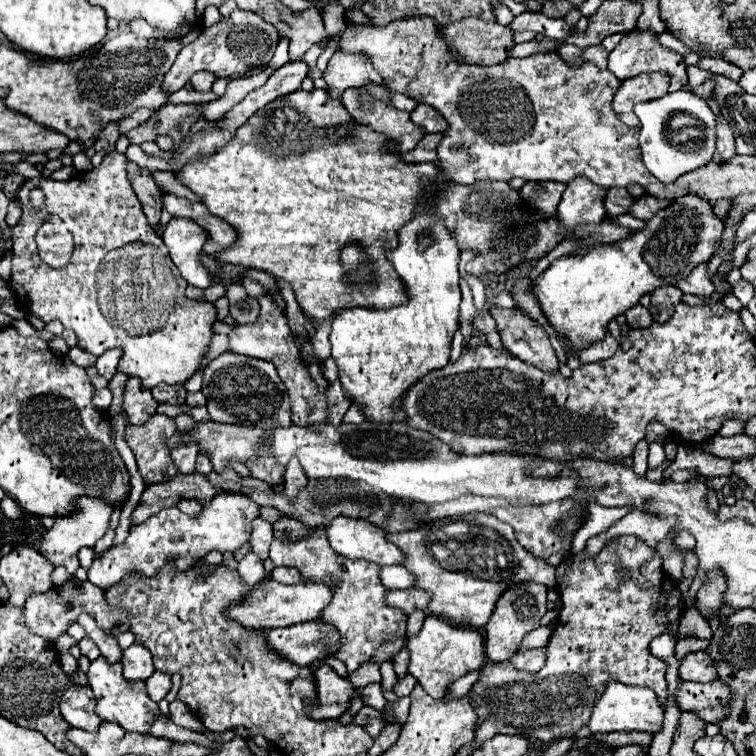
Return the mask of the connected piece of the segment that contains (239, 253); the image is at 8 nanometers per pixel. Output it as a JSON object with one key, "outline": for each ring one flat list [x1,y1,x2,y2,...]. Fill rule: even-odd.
{"outline":[[298,90,298,92,292,92,284,98,278,98,270,104,266,104,264,108,260,108,254,116,250,116,246,120,246,124,242,124,236,134,232,136,232,140,222,146,220,150,216,150,214,154,200,154,200,156,194,156,184,168,180,168,176,172,176,180,182,182,186,188,190,188,198,198,200,202,218,218,222,218,224,222,228,222,234,230,236,230,236,244,224,248,218,252,218,260,220,262,226,262,226,264,240,264,240,266,252,266,252,268,260,268,260,270,266,270,268,274,272,274,274,278,284,278,292,284,294,288,294,294,296,294,296,301,301,308,301,315,297,315,296,320,289,323,290,328,295,334,302,336,303,338,311,338,315,332,315,326,313,324,314,319,325,319,326,316,330,316,330,312,336,312,338,308,342,306,370,306,370,308,390,308,390,306,398,306,398,304,404,304,406,302,406,292,402,288,402,282,398,280,394,268,390,268,390,264,386,262,384,258,384,250,386,248,392,248,396,242,396,232,400,228,400,224,406,224,406,220,410,220,412,212,416,210,416,200,418,196,422,194,422,188,420,188,420,182,422,180,432,180,434,174,438,172,438,166,432,164,432,162,424,162,424,164,406,164,398,158,398,154,390,152,384,148,384,142,386,142,386,136,382,134,376,134,374,130,366,128,366,126,360,126,358,122,354,122,350,118,350,114,346,112,346,108,342,106,342,102,338,98,328,98,328,92,326,90,312,90,312,92,304,92,304,90],[348,242,360,242,362,246,368,248,368,254,370,258,374,260,374,268,378,272,378,282,374,286,354,286,354,284,346,284,342,280,342,268,340,268,340,262,338,262,338,250,348,244]]}

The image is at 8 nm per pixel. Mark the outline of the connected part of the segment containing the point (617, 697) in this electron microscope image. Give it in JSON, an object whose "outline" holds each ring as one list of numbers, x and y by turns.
{"outline":[[608,682,604,688,604,694,598,698,598,702,592,708,592,716,588,722,588,728,592,734,604,734,604,732,632,732,632,730,644,730,644,732,658,732,662,728,662,706,658,704,658,698,650,688,634,688,620,682]]}

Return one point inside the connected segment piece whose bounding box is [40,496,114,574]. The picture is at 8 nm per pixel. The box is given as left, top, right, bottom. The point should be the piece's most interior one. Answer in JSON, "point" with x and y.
{"point":[89,520]}

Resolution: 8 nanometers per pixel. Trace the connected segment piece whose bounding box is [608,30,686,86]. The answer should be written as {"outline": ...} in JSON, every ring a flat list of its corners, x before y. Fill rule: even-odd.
{"outline":[[634,30,626,34,626,40,618,44,608,56,608,70,626,80,642,72,666,72,670,78,680,78,680,86,686,84,686,64,678,52,672,52,658,44,656,34]]}

